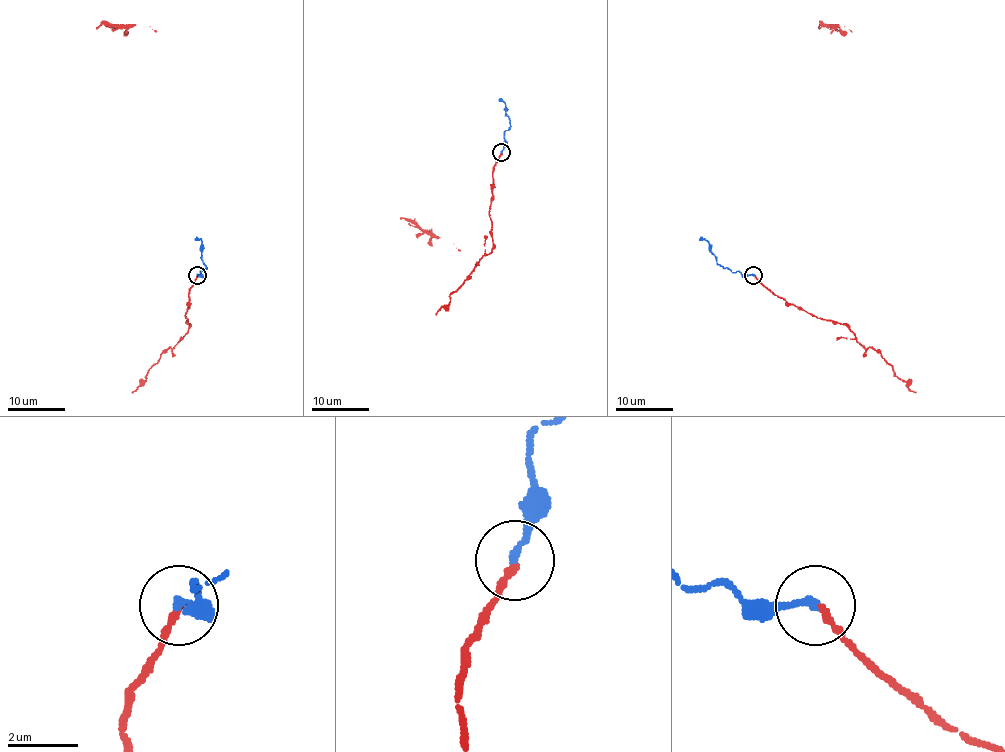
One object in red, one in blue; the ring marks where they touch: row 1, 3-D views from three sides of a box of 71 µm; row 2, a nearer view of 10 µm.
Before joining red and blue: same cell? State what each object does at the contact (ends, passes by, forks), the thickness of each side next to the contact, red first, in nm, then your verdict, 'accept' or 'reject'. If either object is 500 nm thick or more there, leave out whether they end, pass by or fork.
red ends there; blue ends there; 160 nm thick on the red side, 200 nm on the other; accept

